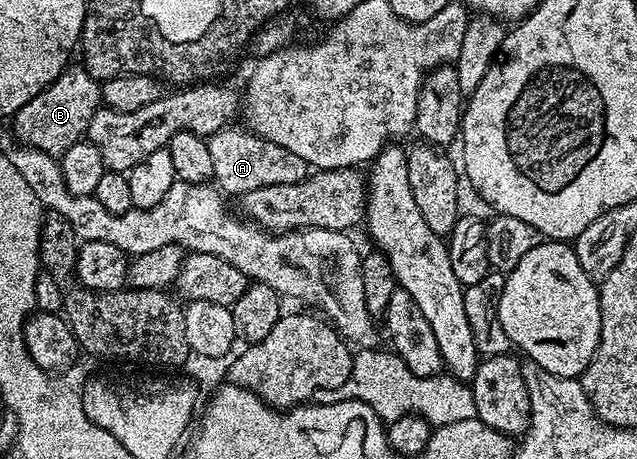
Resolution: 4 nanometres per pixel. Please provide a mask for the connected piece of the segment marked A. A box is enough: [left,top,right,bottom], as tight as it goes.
[207,127,309,195]

